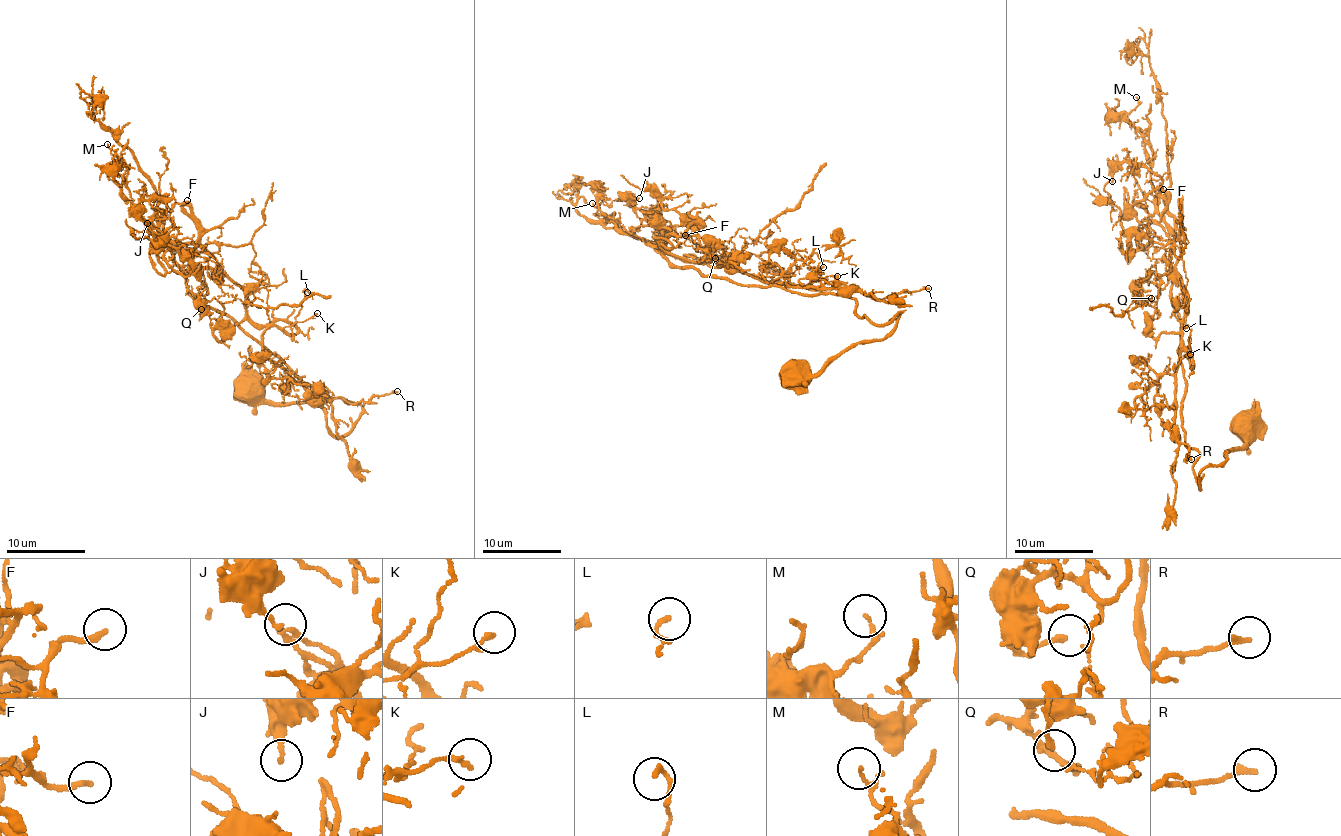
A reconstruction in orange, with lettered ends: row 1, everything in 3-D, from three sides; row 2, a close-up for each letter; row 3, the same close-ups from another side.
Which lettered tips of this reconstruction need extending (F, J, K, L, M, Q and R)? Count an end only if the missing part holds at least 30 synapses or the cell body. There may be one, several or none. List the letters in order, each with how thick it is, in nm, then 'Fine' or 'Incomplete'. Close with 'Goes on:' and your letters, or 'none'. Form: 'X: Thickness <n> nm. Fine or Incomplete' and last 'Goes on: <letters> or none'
F: Thickness 200 nm. Incomplete
J: Thickness 150 nm. Fine
K: Thickness 180 nm. Fine
L: Thickness 160 nm. Fine
M: Thickness 80 nm. Fine
Q: Thickness 110 nm. Fine
R: Thickness 190 nm. Fine
Goes on: F

